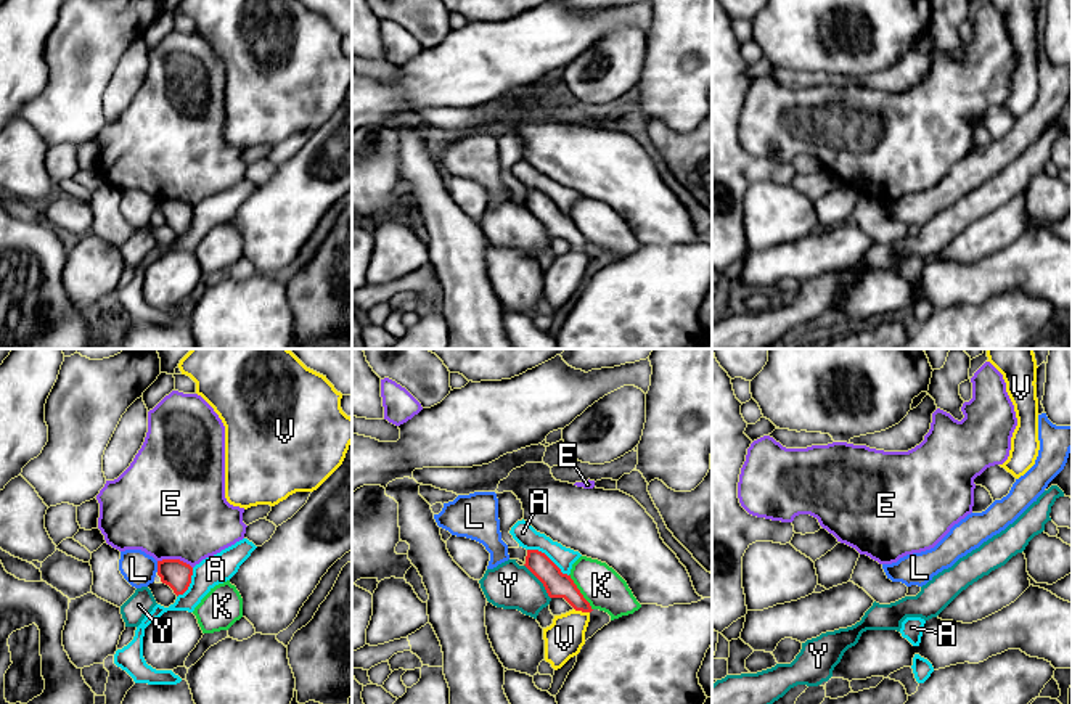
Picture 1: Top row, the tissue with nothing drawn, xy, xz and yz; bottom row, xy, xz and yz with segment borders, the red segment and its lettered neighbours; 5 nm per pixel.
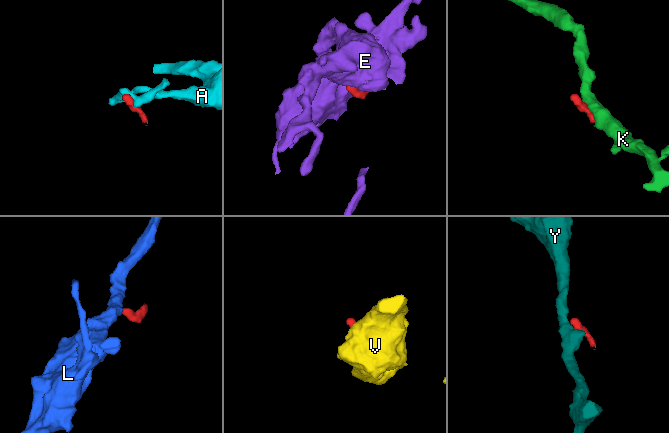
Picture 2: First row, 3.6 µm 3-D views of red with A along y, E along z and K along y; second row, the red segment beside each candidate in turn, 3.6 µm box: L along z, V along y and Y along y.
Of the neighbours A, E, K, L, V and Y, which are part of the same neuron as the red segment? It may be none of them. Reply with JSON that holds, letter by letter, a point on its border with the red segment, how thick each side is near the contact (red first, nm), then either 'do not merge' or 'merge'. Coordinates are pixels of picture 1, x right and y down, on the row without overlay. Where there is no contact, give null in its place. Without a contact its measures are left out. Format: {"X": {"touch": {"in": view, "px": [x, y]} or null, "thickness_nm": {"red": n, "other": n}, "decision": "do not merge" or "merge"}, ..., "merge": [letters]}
{"A": {"touch": {"in": "xz", "px": [548, 198]}, "thickness_nm": {"red": 130, "other": 110}, "decision": "do not merge"}, "E": {"touch": {"in": "xy", "px": [175, 200]}, "thickness_nm": {"red": 140, "other": 500}, "decision": "do not merge"}, "K": {"touch": {"in": "xz", "px": [579, 232]}, "thickness_nm": {"red": 130, "other": 200}, "decision": "do not merge"}, "L": {"touch": {"in": "xy", "px": [158, 206]}, "thickness_nm": {"red": 140, "other": 170}, "decision": "do not merge"}, "V": {"touch": {"in": "xz", "px": [582, 251]}, "thickness_nm": {"red": 130, "other": 190}, "decision": "do not merge"}, "Y": {"touch": {"in": "xz", "px": [540, 221]}, "thickness_nm": {"red": 130, "other": 240}, "decision": "do not merge"}, "merge": []}

